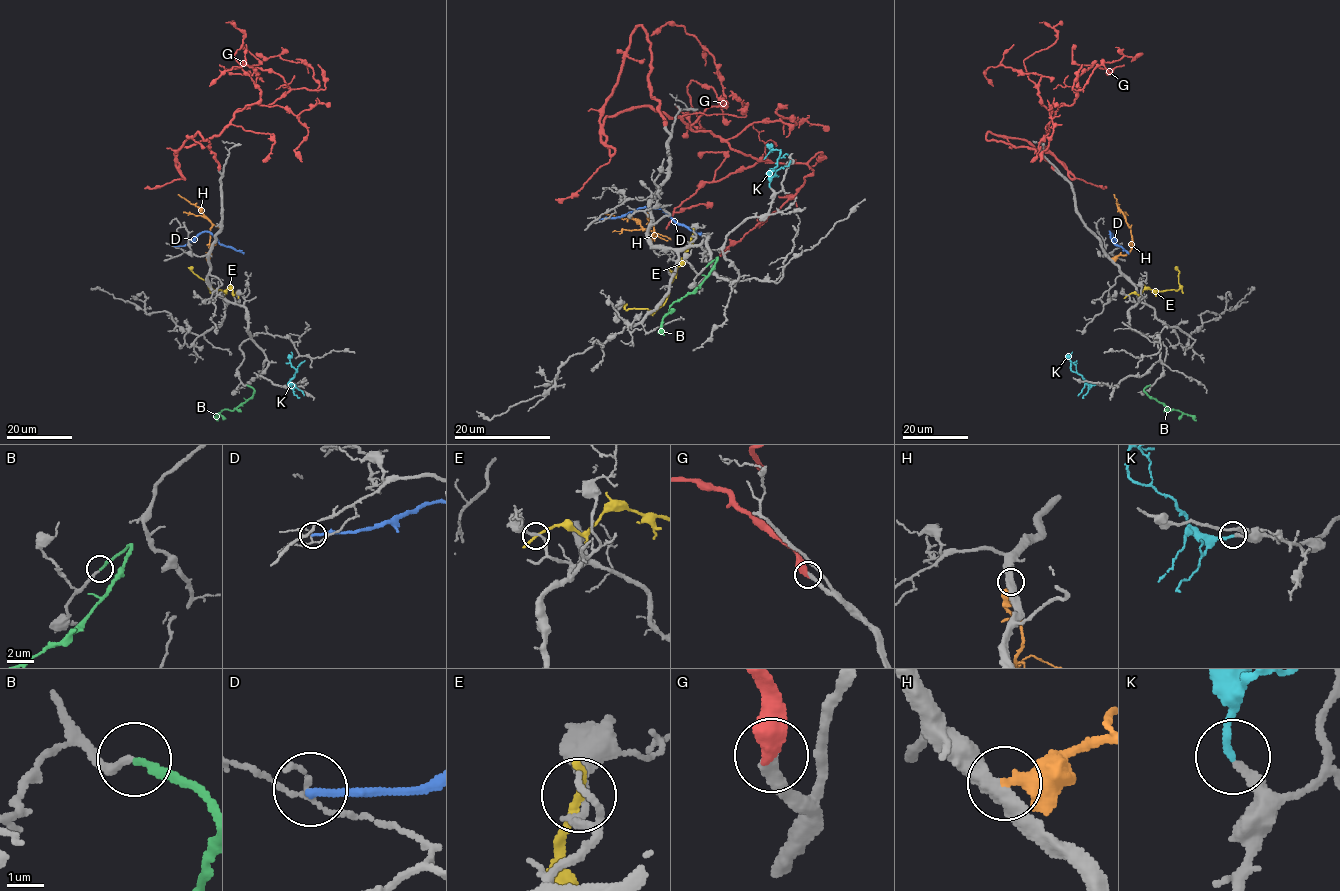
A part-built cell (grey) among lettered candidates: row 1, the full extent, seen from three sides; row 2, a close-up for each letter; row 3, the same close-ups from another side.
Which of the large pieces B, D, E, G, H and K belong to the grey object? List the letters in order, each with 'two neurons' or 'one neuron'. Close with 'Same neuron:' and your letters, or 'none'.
B: one neuron
D: two neurons
E: two neurons
G: one neuron
H: two neurons
K: one neuron
Same neuron: B, G, K

